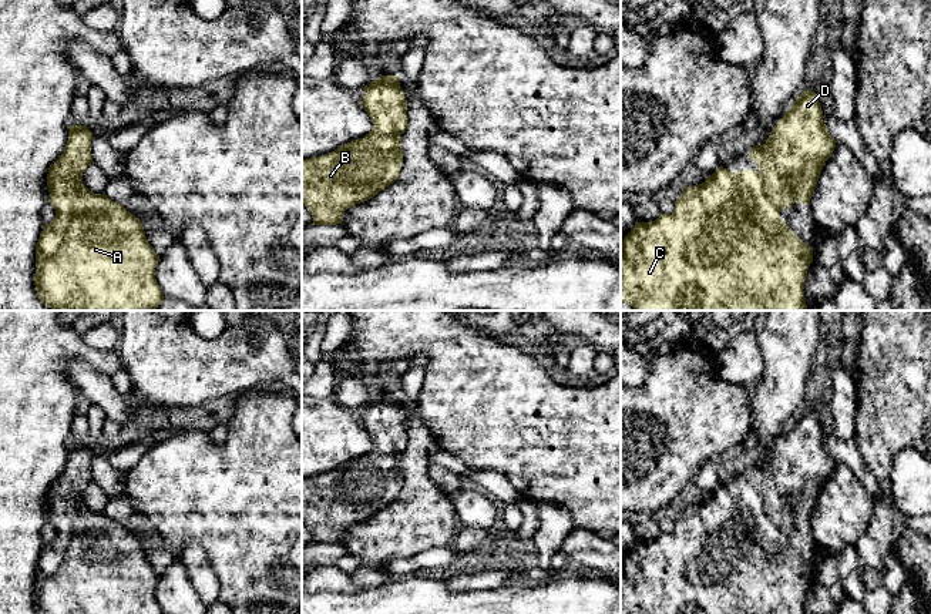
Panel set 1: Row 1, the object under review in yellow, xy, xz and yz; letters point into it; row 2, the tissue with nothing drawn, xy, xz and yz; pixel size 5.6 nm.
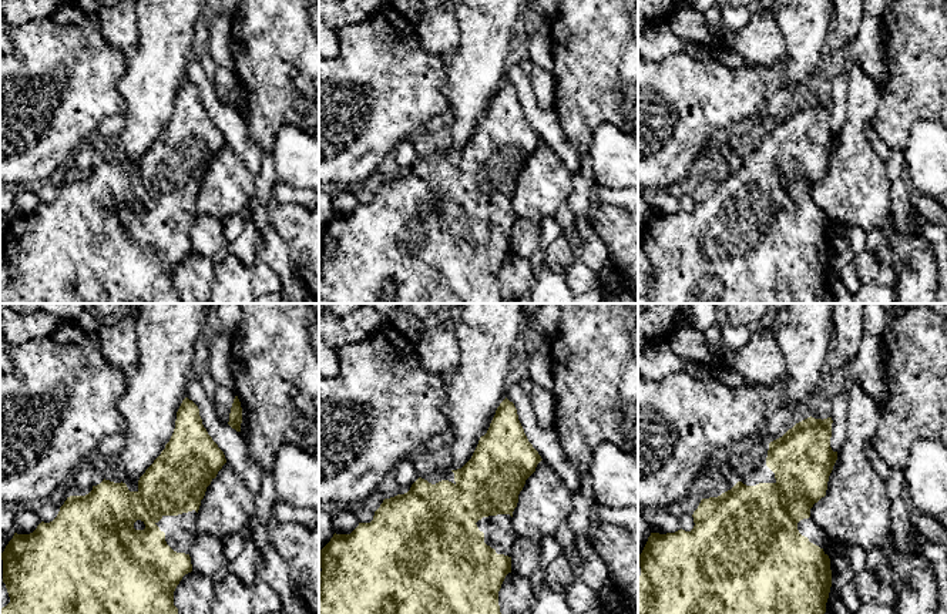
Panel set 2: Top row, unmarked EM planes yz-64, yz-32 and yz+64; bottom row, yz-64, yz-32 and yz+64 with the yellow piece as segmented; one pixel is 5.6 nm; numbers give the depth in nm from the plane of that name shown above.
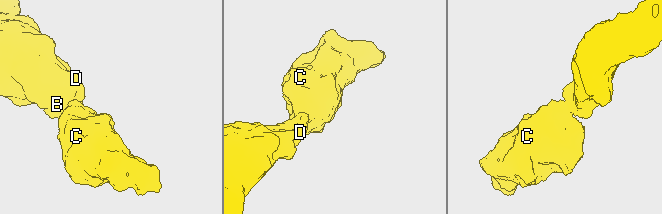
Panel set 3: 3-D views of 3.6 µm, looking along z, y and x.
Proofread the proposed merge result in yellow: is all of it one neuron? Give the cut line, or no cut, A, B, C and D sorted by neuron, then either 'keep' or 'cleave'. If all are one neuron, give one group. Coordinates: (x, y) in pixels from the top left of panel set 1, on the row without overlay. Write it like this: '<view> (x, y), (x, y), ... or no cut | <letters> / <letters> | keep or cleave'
no cut | A B C D | keep

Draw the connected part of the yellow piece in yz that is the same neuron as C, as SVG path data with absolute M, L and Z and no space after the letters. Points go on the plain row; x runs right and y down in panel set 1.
M813 409L803 410L791 423L790 429L776 442L769 459L760 466L753 464L750 469L749 477L756 482L760 489L759 491L754 489L732 491L720 484L705 501L685 506L682 514L675 520L672 533L661 533L652 541L635 541L631 551L622 558L621 614L804 614L807 588L813 581L813 566L797 557L786 540L780 537L780 530L791 526L794 521L810 521L820 491L826 480L831 476L836 462L823 440L823 429L817 413Z

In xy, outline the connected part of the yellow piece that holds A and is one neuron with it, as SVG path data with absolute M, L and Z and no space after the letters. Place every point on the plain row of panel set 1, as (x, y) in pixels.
M74 443L68 450L63 473L48 487L48 521L56 529L56 537L43 544L36 568L37 614L164 614L155 598L159 574L149 564L141 540L122 523L111 520L104 513L91 511L83 501L83 491L93 482L93 457L87 443Z

